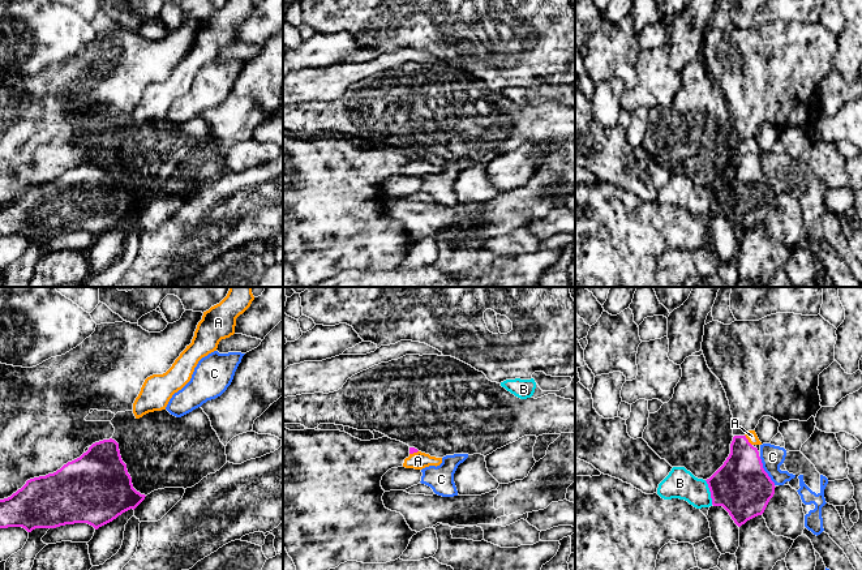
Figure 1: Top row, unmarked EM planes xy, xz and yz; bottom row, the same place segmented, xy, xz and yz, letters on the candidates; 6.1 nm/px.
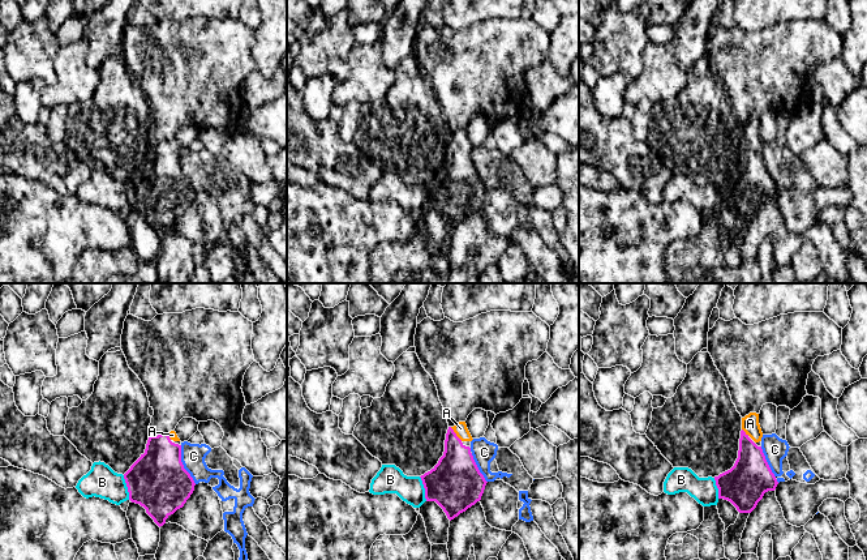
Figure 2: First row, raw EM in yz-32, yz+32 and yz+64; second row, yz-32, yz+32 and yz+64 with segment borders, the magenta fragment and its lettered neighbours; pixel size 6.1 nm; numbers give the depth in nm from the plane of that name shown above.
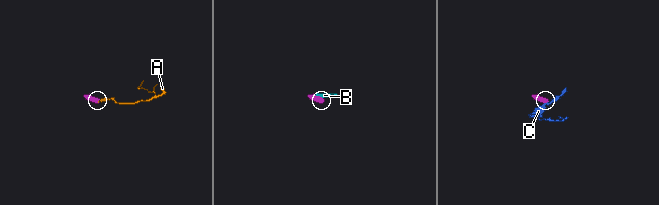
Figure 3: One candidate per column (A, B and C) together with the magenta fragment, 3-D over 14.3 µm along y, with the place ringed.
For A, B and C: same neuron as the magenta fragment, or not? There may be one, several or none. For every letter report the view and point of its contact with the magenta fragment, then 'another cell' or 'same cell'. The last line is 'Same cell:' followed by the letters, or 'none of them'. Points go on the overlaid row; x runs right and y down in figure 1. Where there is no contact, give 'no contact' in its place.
A: meets magenta in yz at (747, 440); same cell
B: meets magenta in yz at (710, 491); another cell
C: meets magenta in yz at (764, 471); another cell
Same cell: A

